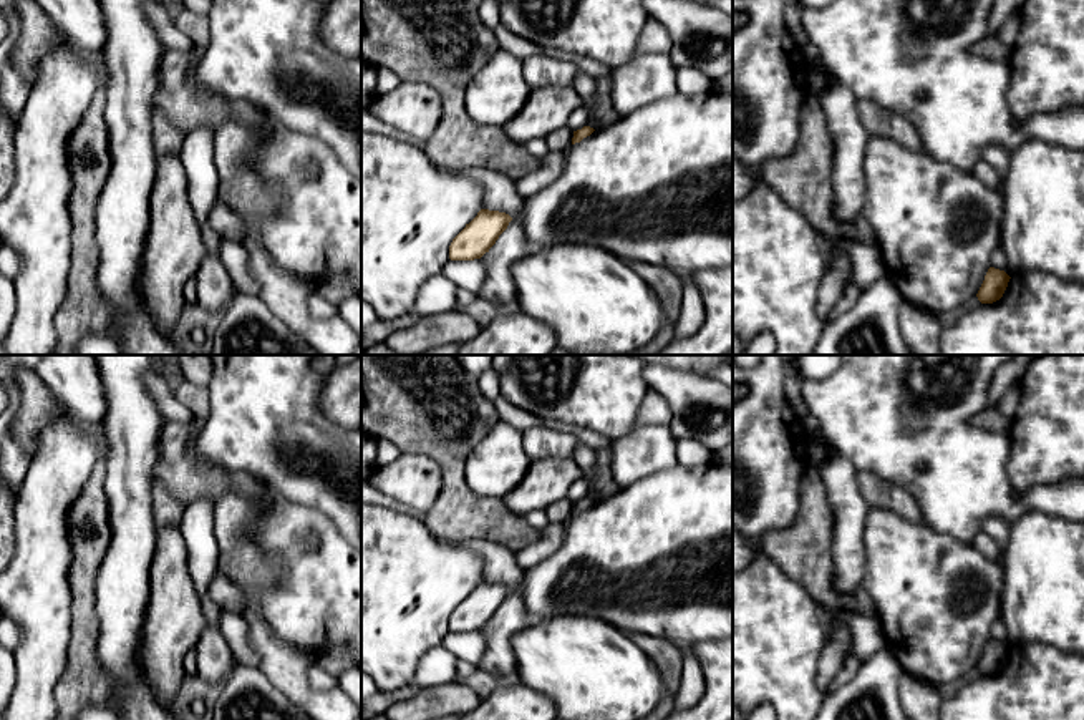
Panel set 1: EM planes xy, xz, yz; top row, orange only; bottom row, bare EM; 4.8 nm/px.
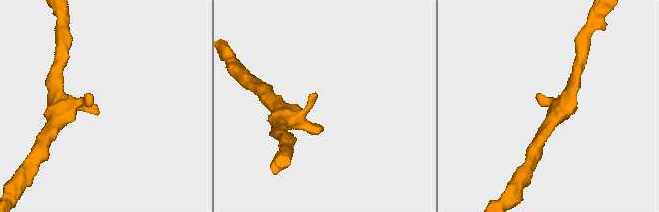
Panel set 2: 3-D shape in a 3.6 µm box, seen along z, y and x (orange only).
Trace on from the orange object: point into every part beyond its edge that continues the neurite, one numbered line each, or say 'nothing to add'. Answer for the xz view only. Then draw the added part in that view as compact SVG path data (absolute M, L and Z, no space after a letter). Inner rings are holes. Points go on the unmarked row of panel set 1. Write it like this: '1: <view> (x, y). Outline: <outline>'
nothing to add

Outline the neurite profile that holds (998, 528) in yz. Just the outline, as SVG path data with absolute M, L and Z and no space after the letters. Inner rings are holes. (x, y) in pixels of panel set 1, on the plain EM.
M991 516L983 521L981 531L994 539L1001 551L1006 549L1011 534L1011 523L999 516Z

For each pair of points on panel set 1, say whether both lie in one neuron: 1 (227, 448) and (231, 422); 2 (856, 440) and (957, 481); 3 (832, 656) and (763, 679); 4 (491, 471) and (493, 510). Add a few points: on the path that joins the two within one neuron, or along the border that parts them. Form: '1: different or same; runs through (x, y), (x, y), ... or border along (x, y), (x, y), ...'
1: same; runs through (227, 442), (231, 428)
2: same; runs through (880, 440), (919, 443), (932, 457)
3: different; border along (826, 636), (817, 661), (817, 689), (824, 697)
4: different; border along (464, 471), (464, 481), (473, 491), (501, 500)

